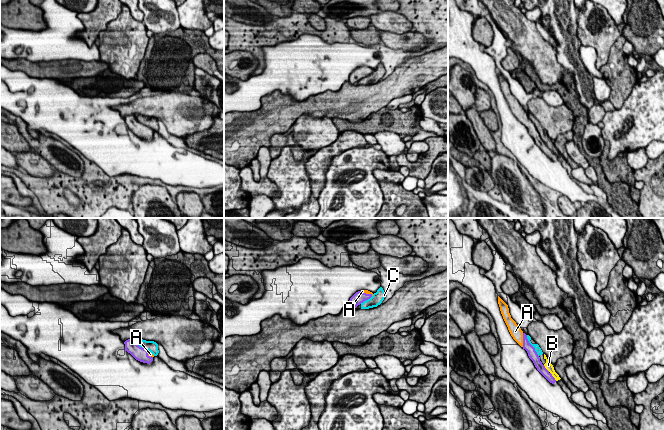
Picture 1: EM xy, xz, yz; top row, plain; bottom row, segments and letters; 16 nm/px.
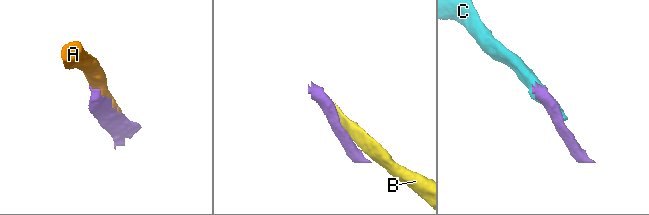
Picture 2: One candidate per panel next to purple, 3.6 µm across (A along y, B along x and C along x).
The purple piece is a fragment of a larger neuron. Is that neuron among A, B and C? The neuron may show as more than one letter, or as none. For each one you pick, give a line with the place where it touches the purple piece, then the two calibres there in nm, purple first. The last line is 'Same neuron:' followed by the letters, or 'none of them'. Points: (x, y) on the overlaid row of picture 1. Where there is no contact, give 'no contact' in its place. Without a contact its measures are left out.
A: contact yz (523, 340); calibres 140 and 190 nm
Same neuron: A

